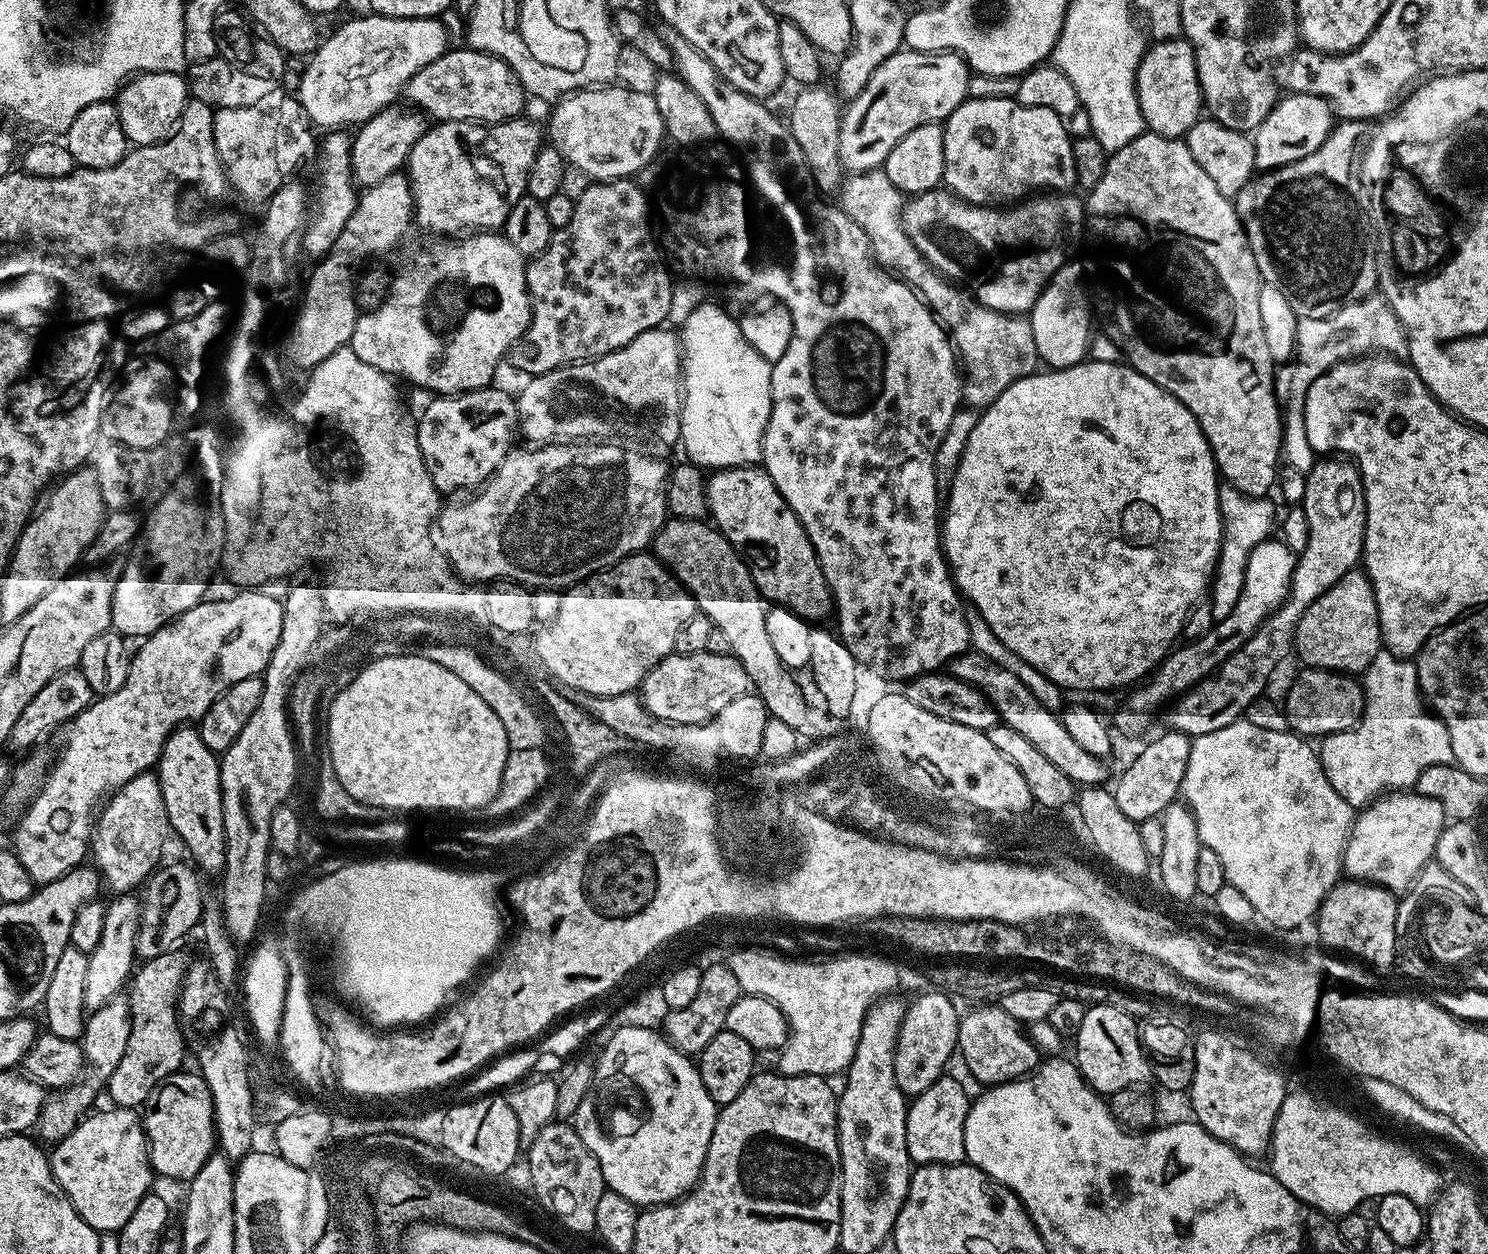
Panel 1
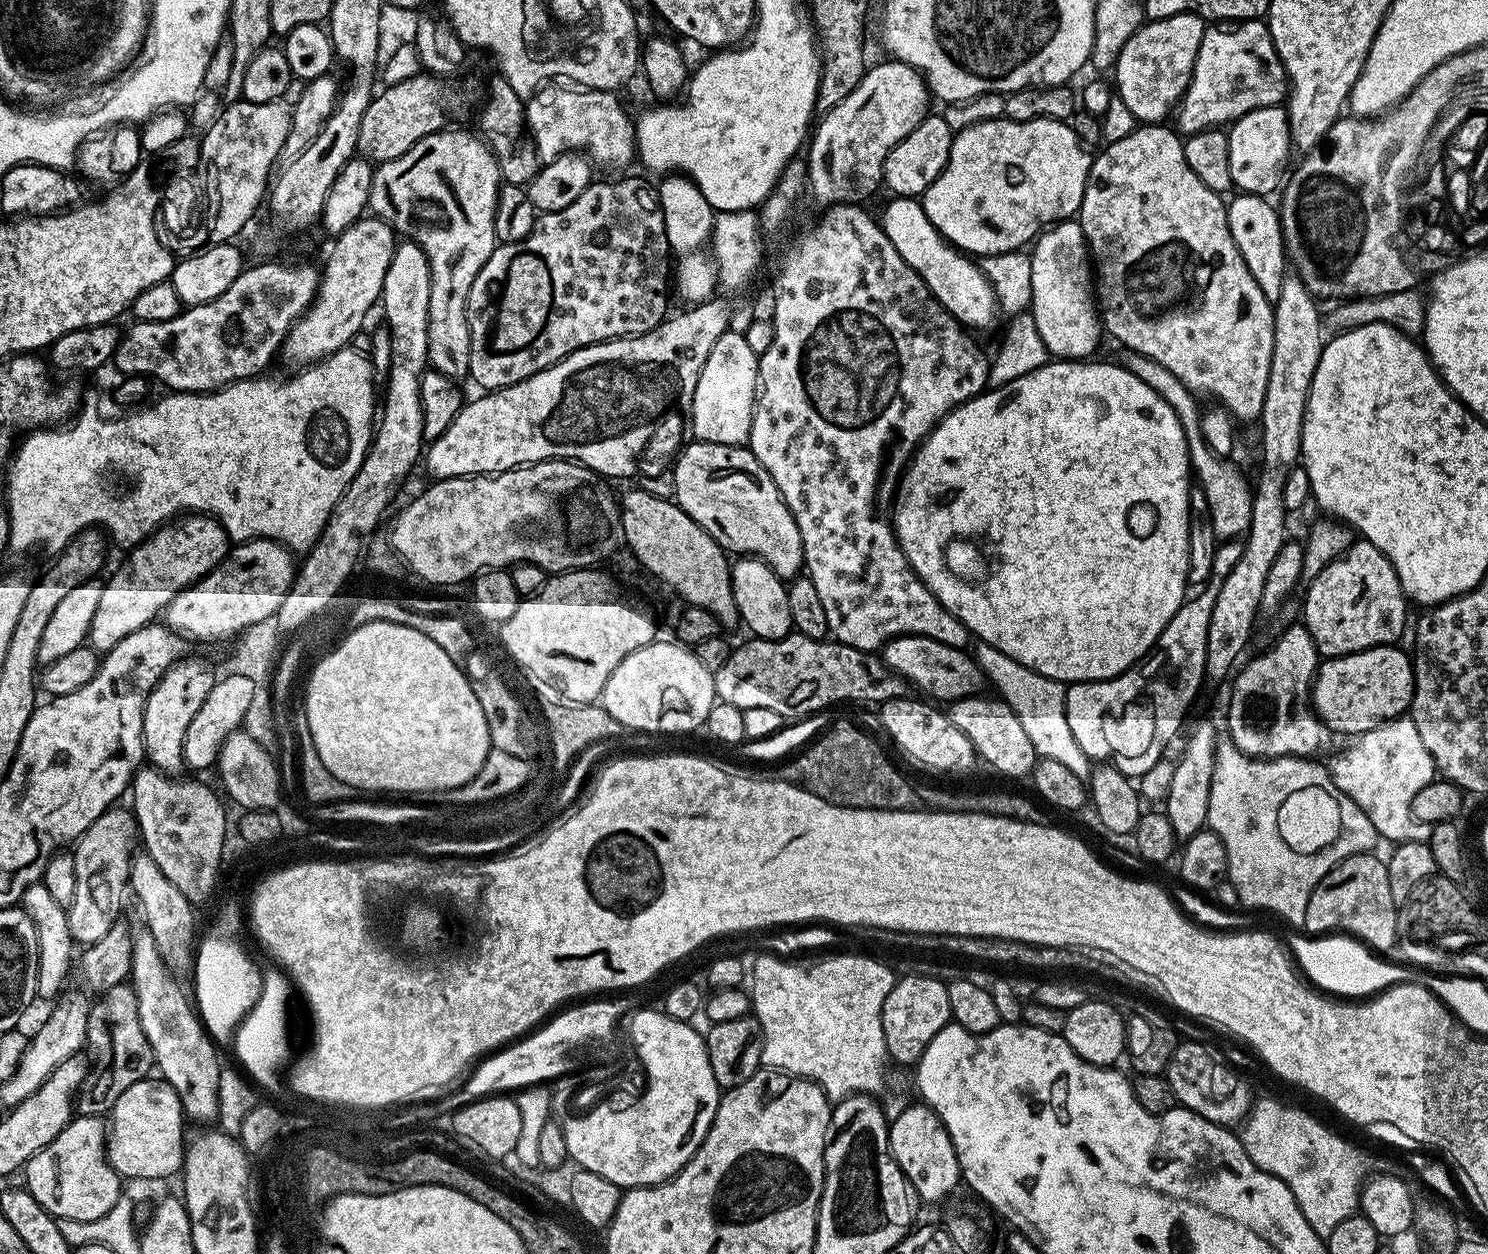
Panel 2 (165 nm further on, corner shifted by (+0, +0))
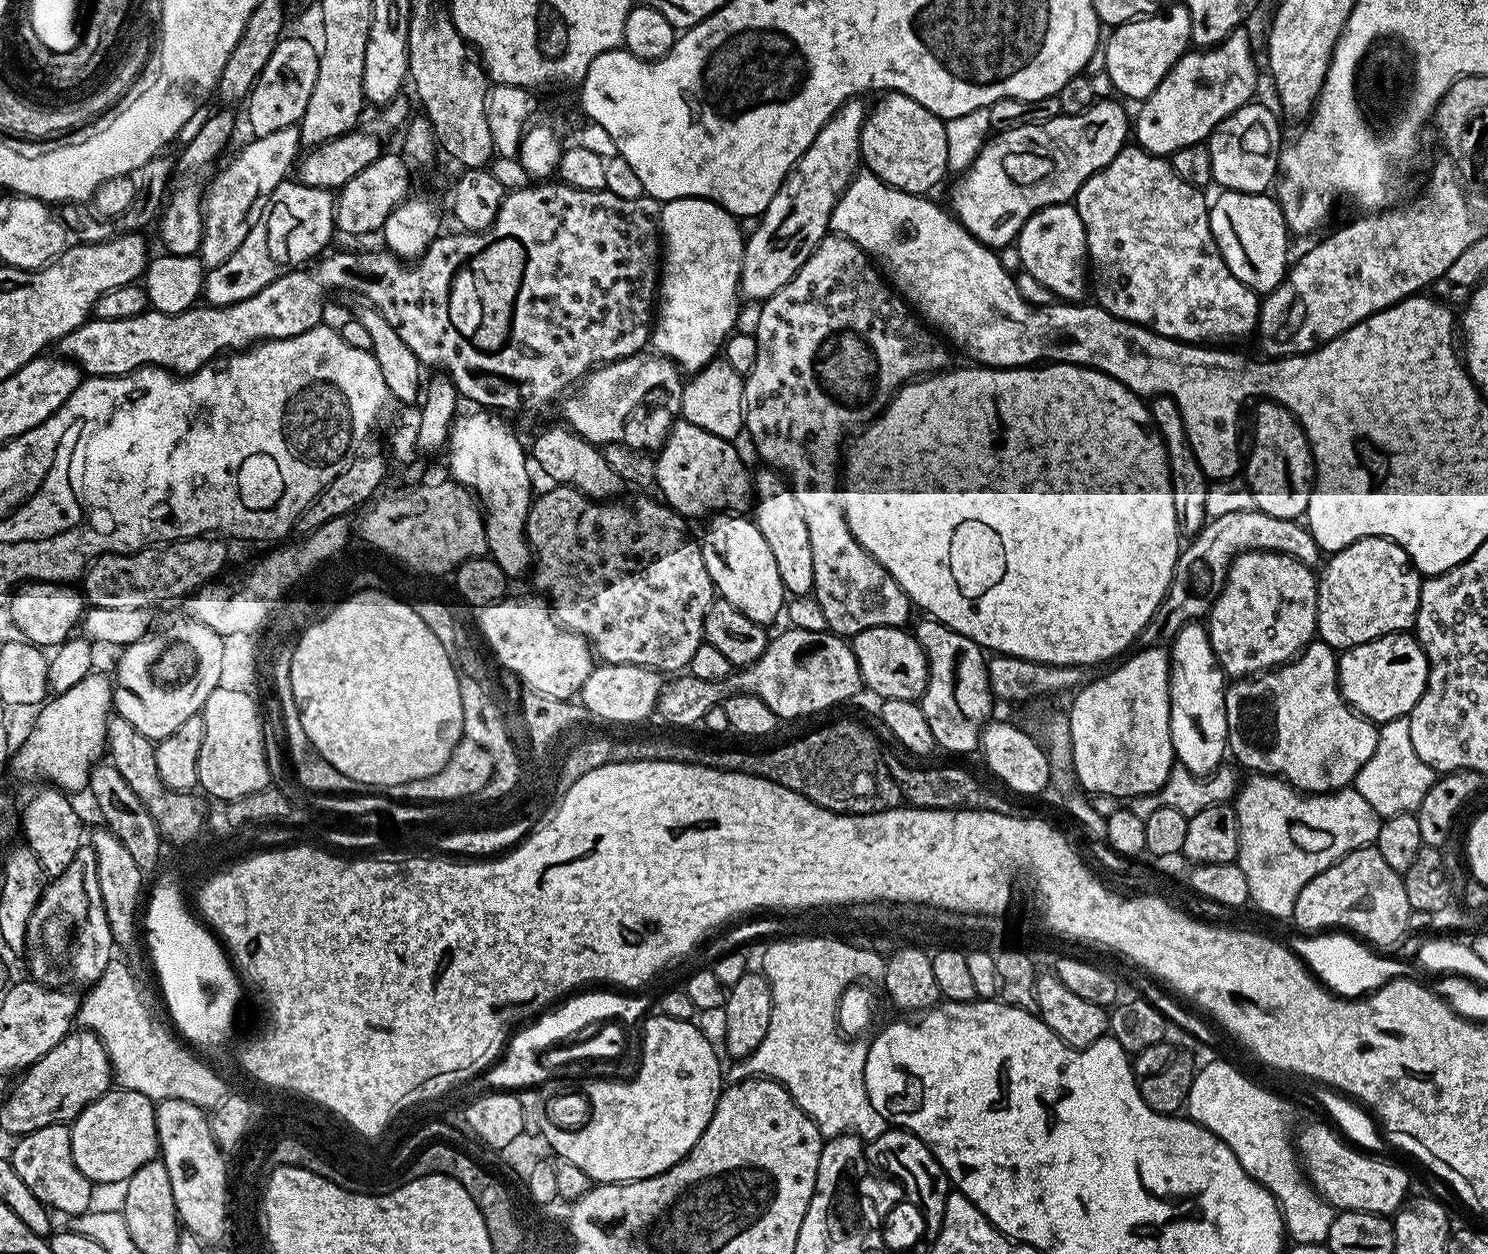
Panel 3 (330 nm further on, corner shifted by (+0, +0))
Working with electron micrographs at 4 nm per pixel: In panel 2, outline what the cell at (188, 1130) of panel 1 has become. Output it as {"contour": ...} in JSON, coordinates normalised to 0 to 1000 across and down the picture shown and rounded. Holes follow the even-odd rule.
{"contour":[[[110,860],[102,860],[87,866],[77,879],[71,893],[73,926],[84,942],[110,941],[118,935],[118,915],[124,909],[125,891],[117,866]]]}

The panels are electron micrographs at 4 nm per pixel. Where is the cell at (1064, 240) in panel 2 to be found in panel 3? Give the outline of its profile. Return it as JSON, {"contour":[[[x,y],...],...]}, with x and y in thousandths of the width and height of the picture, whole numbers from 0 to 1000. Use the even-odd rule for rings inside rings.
{"contour":[[[709,163],[702,165],[692,174],[683,191],[683,197],[685,201],[688,216],[692,218],[700,228],[706,230],[708,237],[717,242],[725,242],[729,238],[731,233],[731,194],[729,190],[729,181],[722,163]]]}

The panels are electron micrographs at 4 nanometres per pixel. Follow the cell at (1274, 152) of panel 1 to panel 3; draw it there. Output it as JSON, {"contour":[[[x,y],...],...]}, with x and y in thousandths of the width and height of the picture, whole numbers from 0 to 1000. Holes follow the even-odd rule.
{"contour":[[[841,81],[827,91],[815,104],[811,112],[815,143],[827,153],[851,154],[859,140],[862,120],[860,99],[849,83]]]}

